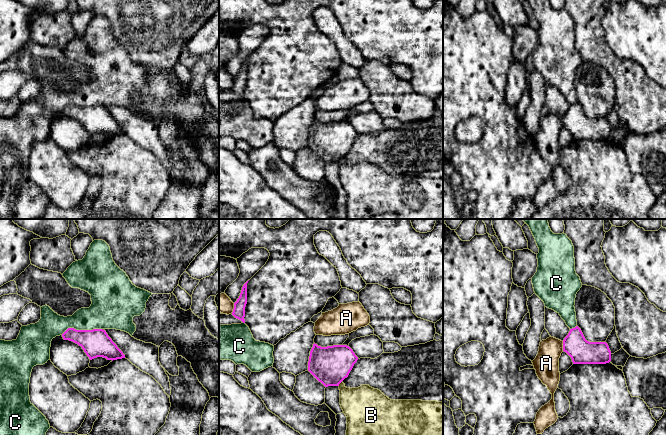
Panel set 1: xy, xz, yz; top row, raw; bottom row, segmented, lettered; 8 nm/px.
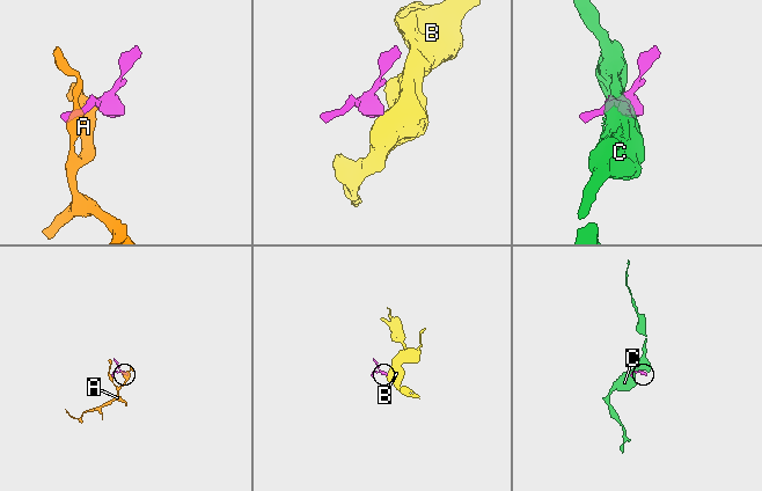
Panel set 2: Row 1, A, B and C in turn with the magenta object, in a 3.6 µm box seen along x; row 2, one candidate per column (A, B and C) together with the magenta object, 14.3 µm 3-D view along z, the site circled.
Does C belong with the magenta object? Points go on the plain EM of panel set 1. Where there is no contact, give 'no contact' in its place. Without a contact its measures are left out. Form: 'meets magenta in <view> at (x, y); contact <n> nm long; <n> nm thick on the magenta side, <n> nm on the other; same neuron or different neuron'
meets magenta in xy at (81, 106); contact 340 nm long; 220 nm thick on the magenta side, 280 nm on the other; different neuron

